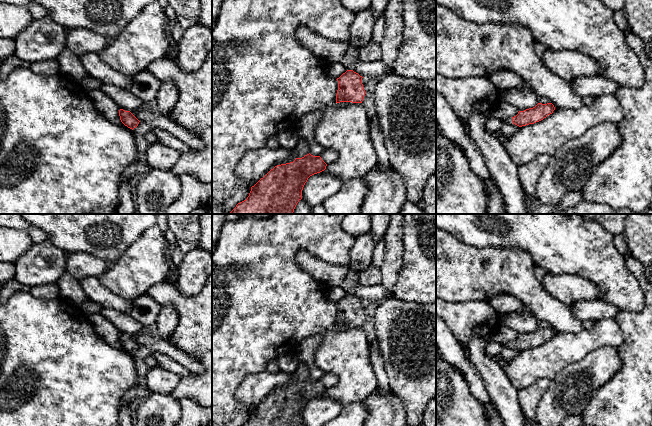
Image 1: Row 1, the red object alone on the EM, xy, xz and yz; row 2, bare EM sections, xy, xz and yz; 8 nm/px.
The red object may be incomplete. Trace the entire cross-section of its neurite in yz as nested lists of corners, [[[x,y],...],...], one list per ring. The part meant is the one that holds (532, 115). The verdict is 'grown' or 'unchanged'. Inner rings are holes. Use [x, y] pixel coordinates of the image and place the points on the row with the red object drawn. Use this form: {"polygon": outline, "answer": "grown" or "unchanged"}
{"polygon": [[[538,103],[535,107],[519,111],[518,114],[512,118],[503,120],[504,124],[515,124],[519,127],[534,124],[552,114],[555,107],[552,103],[542,104]]], "answer": "grown"}

